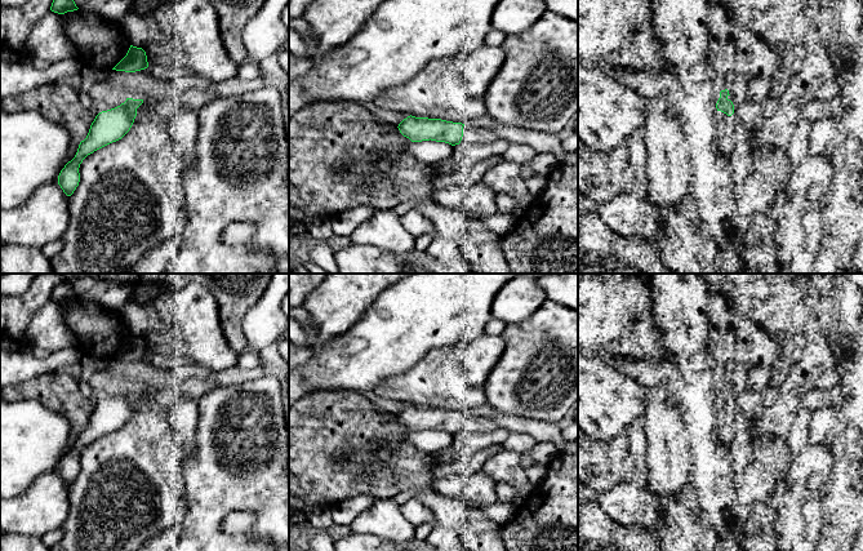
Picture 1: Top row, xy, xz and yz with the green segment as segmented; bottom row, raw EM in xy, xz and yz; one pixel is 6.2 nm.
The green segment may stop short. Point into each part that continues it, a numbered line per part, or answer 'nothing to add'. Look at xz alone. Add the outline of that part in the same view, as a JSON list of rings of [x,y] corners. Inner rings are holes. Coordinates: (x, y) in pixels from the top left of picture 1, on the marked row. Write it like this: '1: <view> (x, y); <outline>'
1: xz (472, 134); [[[464,124],[461,145],[463,147],[488,145],[495,142],[497,139],[497,133],[489,128]]]

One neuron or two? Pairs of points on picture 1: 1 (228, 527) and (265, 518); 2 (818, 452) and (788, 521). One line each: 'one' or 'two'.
1: two
2: one

